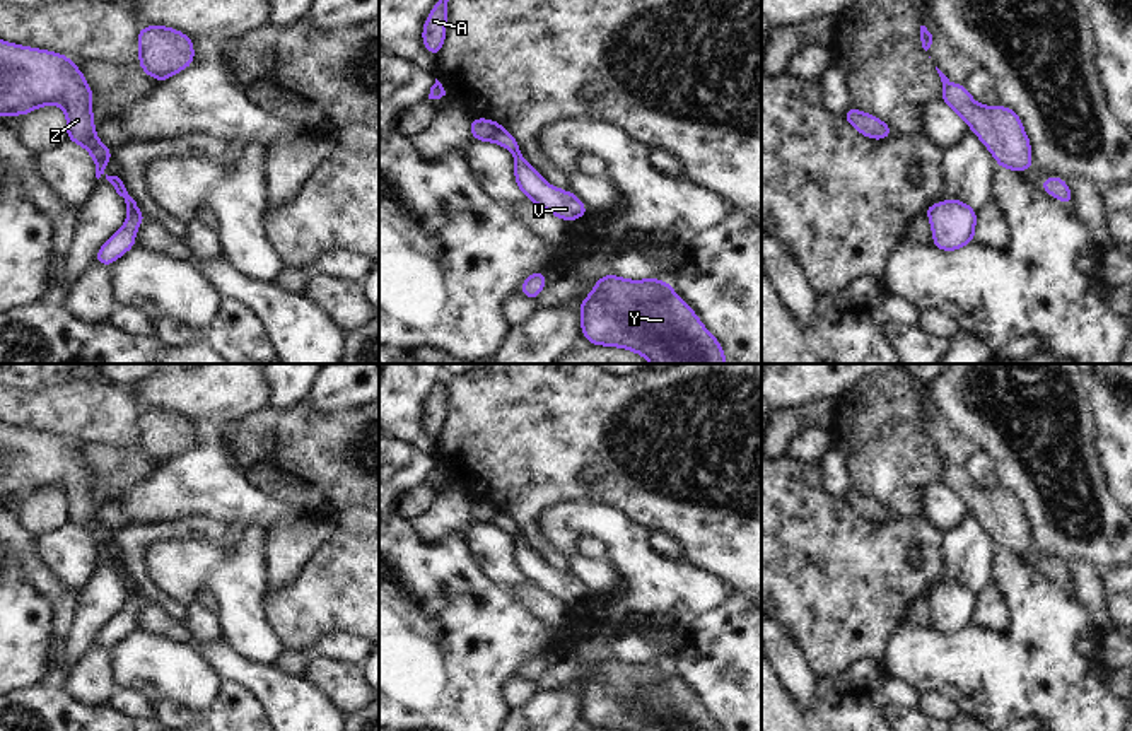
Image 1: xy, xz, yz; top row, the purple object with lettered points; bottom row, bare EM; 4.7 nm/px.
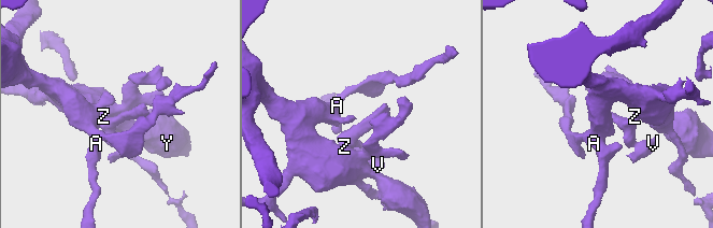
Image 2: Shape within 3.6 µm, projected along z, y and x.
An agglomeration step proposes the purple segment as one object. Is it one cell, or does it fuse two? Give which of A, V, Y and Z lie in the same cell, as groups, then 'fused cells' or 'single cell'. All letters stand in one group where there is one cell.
A Y Z / V; fused cells

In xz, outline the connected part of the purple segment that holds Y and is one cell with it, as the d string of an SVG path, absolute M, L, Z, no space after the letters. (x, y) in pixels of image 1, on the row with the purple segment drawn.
M608 273L598 278L591 294L581 301L579 313L581 313L581 331L582 336L589 342L589 345L627 348L630 352L645 357L651 364L726 364L727 362L719 340L703 326L697 313L673 290L671 284L661 278L628 280L615 273Z

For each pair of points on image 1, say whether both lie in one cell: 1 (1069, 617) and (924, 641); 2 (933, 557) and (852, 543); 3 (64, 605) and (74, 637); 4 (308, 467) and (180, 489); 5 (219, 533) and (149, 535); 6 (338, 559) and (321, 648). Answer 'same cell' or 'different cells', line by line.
1: same cell
2: same cell
3: different cells
4: different cells
5: same cell
6: different cells

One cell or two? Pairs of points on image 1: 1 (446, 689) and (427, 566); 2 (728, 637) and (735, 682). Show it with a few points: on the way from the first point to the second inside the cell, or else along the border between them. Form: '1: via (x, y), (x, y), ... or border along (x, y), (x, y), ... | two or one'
1: via (436, 658), (425, 643), (427, 596) | one
2: via (735, 648), (735, 672) | one

